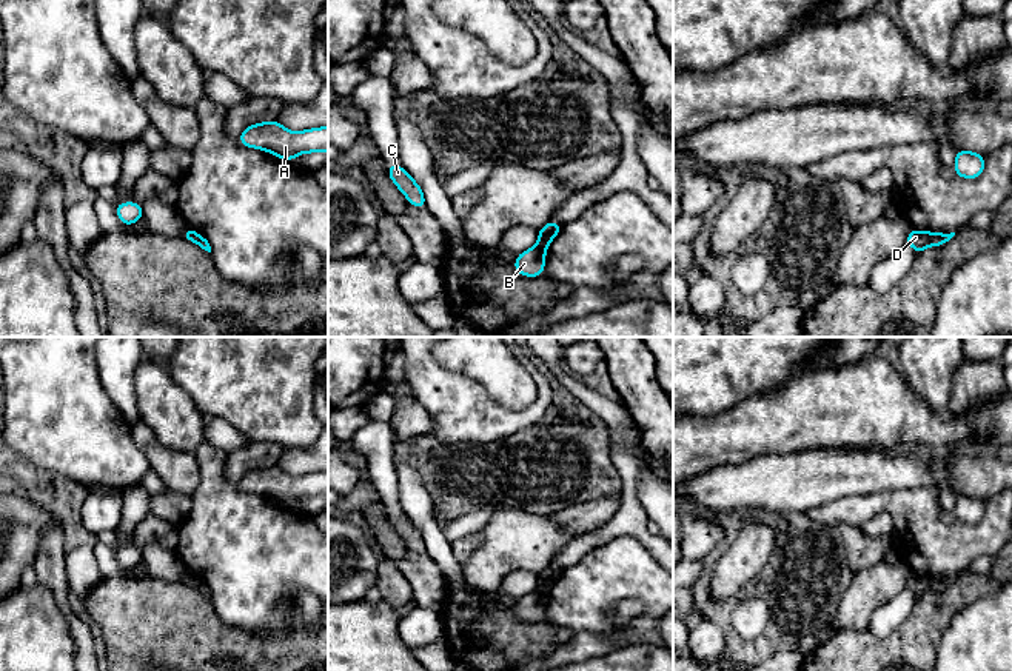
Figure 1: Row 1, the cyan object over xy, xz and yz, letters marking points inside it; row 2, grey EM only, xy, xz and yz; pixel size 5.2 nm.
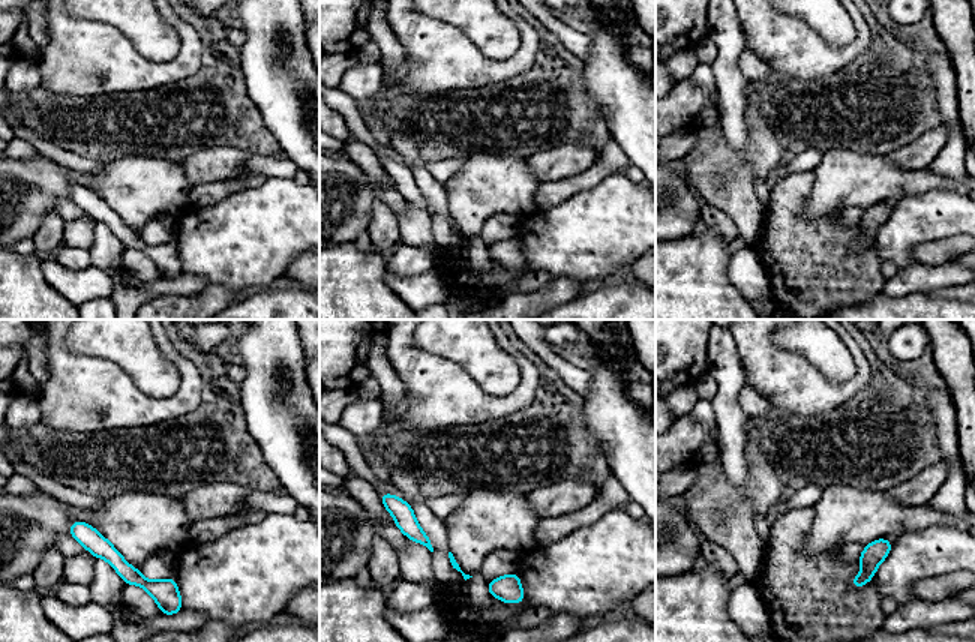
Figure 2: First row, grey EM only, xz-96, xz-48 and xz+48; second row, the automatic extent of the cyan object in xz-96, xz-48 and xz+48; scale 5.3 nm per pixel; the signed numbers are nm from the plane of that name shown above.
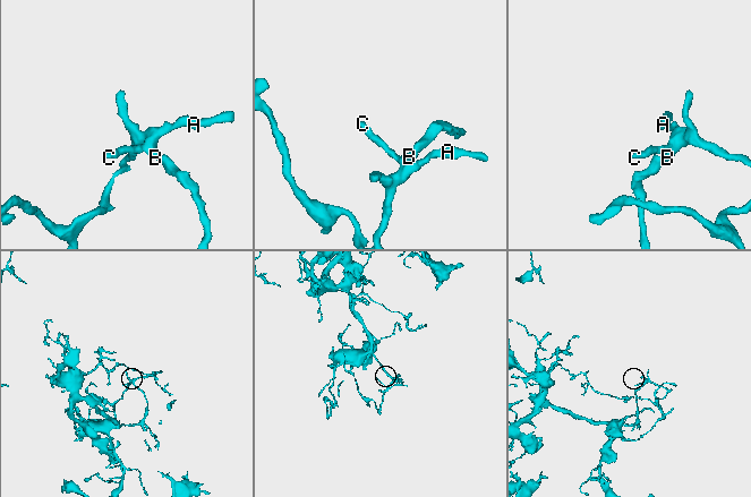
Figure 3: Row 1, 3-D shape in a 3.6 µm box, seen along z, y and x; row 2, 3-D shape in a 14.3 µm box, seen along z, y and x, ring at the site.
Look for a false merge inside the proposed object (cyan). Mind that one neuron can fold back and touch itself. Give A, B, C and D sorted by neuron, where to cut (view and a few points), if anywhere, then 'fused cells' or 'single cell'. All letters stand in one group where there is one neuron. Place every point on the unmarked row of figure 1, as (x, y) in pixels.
groups A B C / D; cut yz (929, 577), (932, 588); fused cells

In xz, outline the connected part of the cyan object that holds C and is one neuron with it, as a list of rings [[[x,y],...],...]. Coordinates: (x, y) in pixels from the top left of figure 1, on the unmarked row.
[[[388,509],[387,517],[391,522],[393,528],[408,543],[410,549],[427,554],[421,531],[410,522],[405,512],[399,509]]]

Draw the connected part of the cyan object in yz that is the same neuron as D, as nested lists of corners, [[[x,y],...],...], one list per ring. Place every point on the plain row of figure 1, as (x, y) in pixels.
[[[910,574],[906,582],[906,588],[913,593],[915,599],[920,599],[923,594],[932,589],[930,577]]]

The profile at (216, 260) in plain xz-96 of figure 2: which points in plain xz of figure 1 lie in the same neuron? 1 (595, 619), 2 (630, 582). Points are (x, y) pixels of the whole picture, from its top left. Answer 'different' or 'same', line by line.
1: same
2: same

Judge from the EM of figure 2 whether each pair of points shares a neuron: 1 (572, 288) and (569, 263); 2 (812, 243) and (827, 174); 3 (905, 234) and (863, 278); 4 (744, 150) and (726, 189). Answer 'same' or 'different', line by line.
1: different
2: different
3: different
4: different

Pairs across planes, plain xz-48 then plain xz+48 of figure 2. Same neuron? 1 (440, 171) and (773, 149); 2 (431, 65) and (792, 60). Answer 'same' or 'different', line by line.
1: different
2: same

